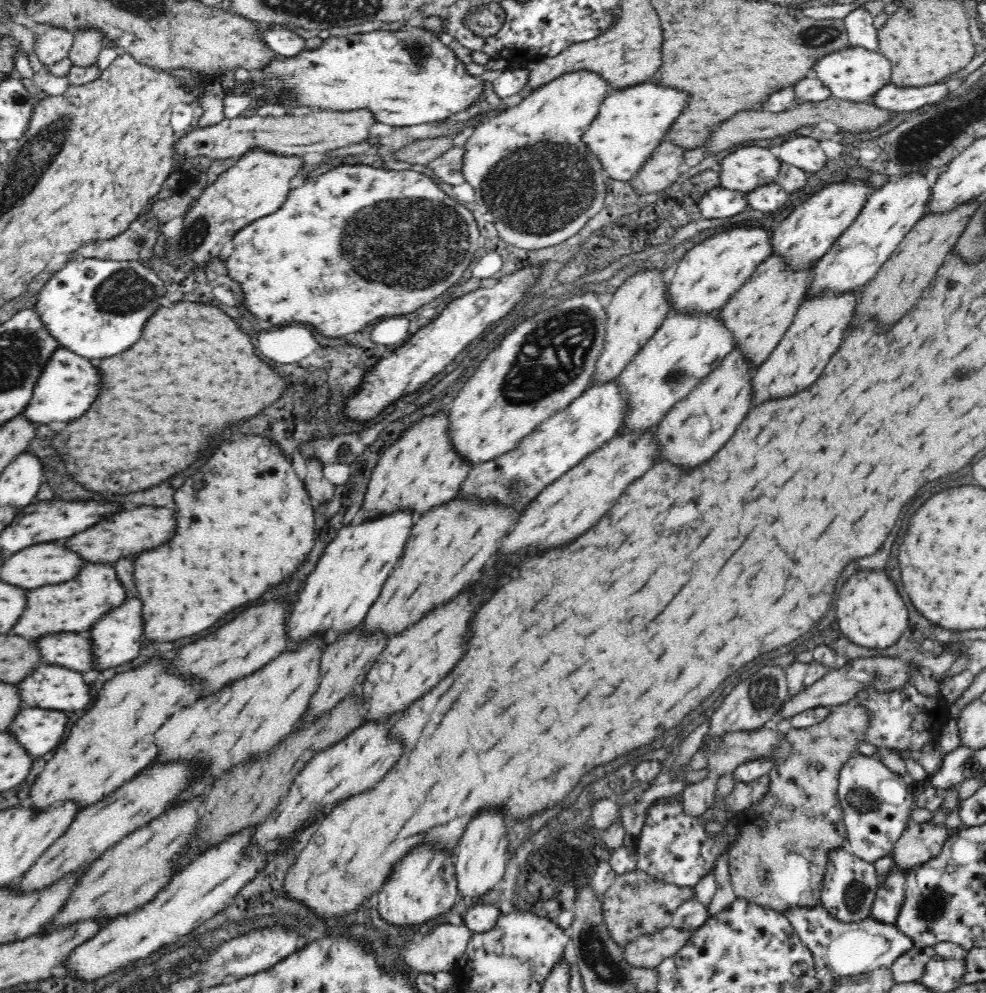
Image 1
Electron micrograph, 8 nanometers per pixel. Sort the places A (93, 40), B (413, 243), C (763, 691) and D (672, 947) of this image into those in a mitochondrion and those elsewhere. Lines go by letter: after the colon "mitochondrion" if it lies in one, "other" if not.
A: other
B: mitochondrion
C: mitochondrion
D: other

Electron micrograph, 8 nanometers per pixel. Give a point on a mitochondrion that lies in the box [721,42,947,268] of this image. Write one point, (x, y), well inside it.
(911, 152)

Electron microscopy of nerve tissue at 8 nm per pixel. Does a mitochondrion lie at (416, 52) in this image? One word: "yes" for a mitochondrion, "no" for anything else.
yes

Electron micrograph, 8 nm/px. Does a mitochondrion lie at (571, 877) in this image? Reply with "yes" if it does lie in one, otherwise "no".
yes

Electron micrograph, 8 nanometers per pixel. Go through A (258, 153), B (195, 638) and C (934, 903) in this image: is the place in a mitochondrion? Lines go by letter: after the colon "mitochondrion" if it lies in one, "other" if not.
A: other
B: other
C: mitochondrion

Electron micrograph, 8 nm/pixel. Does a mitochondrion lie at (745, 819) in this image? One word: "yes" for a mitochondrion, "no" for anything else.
no

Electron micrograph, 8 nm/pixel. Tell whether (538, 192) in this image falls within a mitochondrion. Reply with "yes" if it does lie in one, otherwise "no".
yes

